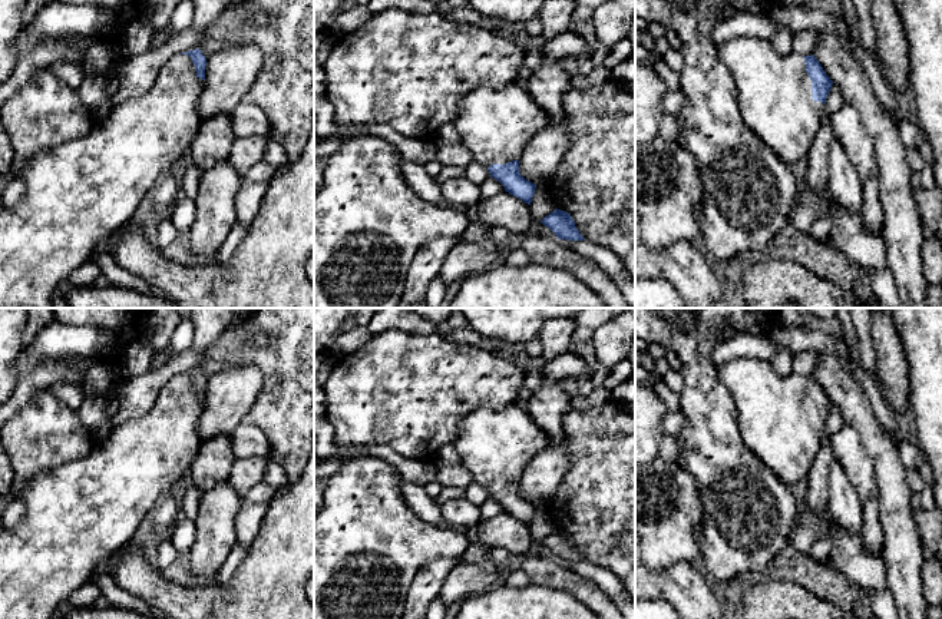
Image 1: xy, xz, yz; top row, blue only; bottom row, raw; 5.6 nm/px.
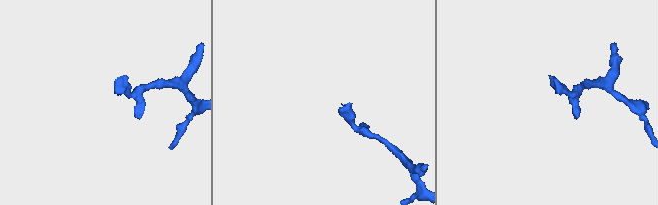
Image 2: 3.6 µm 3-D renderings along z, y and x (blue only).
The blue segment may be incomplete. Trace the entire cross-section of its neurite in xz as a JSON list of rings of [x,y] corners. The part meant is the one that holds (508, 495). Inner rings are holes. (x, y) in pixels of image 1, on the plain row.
[[[519,401],[503,408],[480,407],[466,416],[453,443],[460,466],[505,512],[531,526],[536,506],[519,494],[519,479],[531,460],[549,446]]]

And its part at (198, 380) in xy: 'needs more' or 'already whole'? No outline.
needs more

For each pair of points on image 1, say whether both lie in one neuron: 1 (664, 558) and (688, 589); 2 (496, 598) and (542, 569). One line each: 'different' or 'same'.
1: different
2: different

